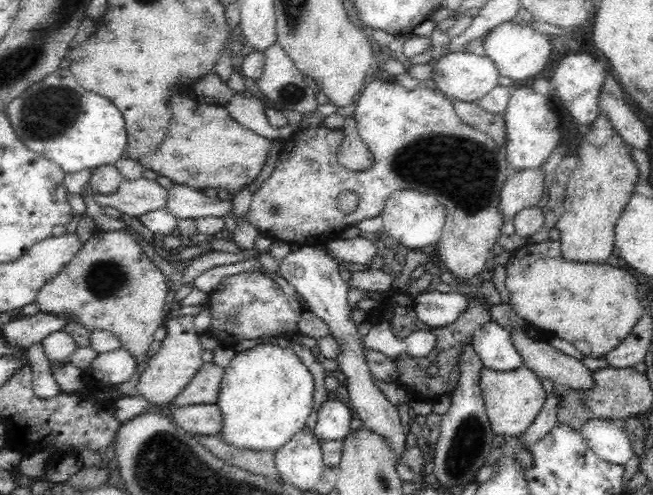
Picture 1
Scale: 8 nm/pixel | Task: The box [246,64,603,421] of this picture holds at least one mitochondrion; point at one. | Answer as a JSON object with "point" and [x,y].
{"point":[464,170]}

